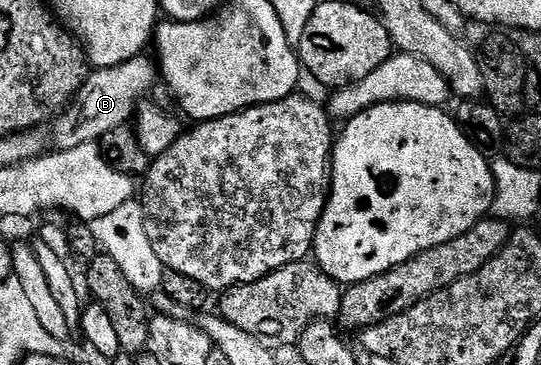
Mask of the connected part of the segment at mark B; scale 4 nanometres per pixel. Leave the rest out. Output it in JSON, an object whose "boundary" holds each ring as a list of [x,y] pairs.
{"boundary":[[[139,56],[128,60],[119,66],[103,66],[87,73],[86,83],[78,89],[73,102],[49,123],[51,147],[54,150],[67,150],[68,148],[80,148],[80,144],[98,142],[106,133],[112,132],[114,128],[127,125],[135,117],[140,103],[147,97],[146,94],[156,82],[156,62],[153,57]]]}

